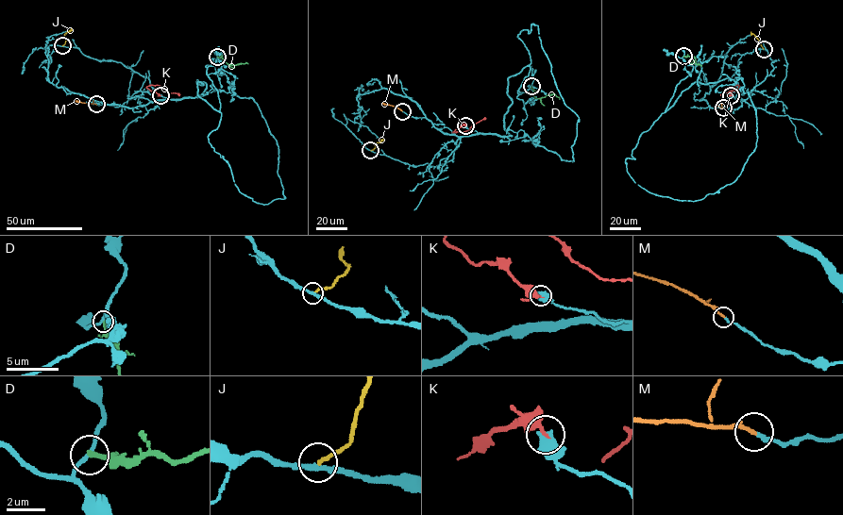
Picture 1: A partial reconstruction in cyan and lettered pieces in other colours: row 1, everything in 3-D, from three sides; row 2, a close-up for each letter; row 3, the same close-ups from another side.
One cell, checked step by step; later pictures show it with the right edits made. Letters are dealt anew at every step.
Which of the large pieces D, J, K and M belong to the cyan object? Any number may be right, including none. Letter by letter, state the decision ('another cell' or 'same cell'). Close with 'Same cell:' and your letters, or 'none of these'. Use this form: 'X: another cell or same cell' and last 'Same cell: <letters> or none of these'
D: another cell
J: another cell
K: another cell
M: same cell
Same cell: M

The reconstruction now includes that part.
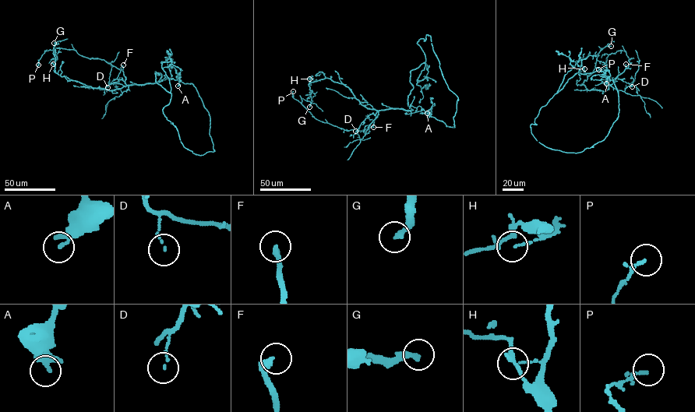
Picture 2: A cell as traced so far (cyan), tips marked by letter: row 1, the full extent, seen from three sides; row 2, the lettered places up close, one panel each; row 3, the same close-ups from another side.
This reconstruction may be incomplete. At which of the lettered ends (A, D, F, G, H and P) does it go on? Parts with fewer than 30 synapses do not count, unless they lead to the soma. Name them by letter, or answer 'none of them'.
none of them

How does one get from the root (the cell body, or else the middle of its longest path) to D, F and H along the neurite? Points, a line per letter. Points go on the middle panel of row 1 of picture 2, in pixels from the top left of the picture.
D: (417, 111), (407, 114), (400, 109), (379, 110), (375, 114), (369, 114), (355, 131)
F: (417, 111), (407, 114), (400, 109), (379, 110), (375, 114), (373, 127)
H: (417, 111), (407, 114), (400, 109), (376, 110), (367, 108), (343, 84), (327, 78), (311, 82), (309, 79)

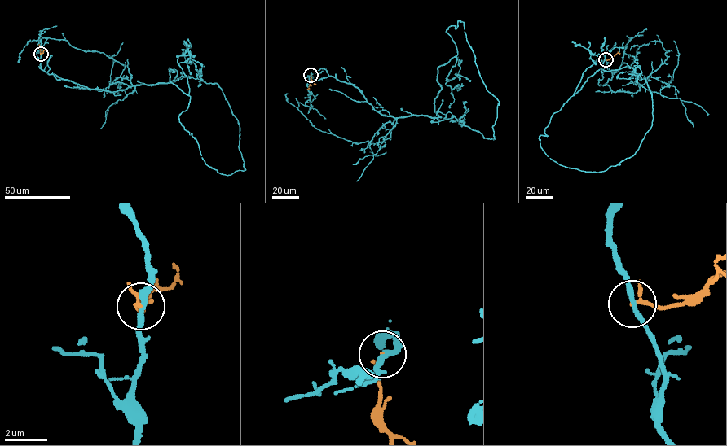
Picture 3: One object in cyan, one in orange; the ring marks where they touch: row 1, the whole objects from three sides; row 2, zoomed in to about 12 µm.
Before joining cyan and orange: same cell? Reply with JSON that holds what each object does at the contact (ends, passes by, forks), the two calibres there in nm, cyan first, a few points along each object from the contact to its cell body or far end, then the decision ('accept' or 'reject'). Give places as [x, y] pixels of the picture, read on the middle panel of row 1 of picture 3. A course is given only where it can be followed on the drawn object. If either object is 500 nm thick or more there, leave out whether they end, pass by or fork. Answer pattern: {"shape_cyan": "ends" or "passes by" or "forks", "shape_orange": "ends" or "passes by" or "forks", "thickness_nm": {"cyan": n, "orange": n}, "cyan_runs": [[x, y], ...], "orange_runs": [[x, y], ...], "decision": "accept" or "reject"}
{"shape_cyan": "passes by", "shape_orange": "passes by", "thickness_nm": {"cyan": 260, "orange": 130}, "cyan_runs": [[310, 75], [352, 84], [383, 115], [453, 116], [494, 139], [499, 102], [464, 31]], "orange_runs": [[310, 75], [309, 88]], "decision": "reject"}

